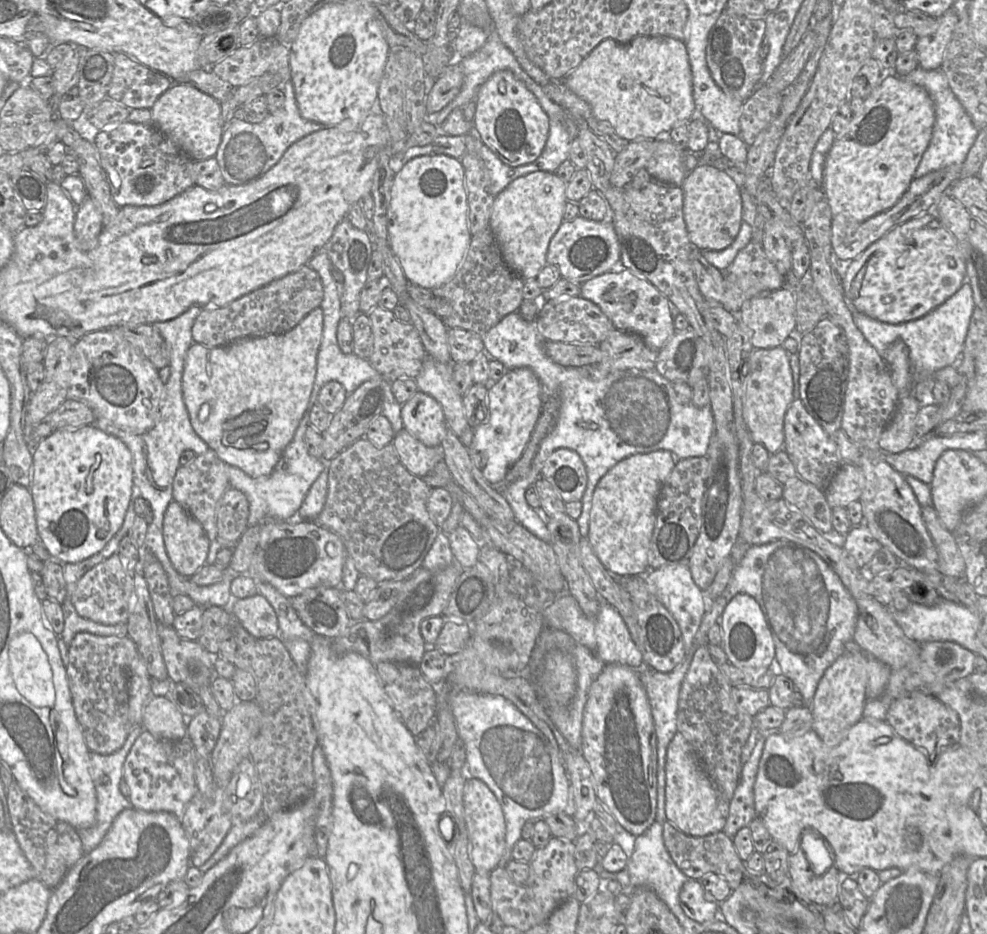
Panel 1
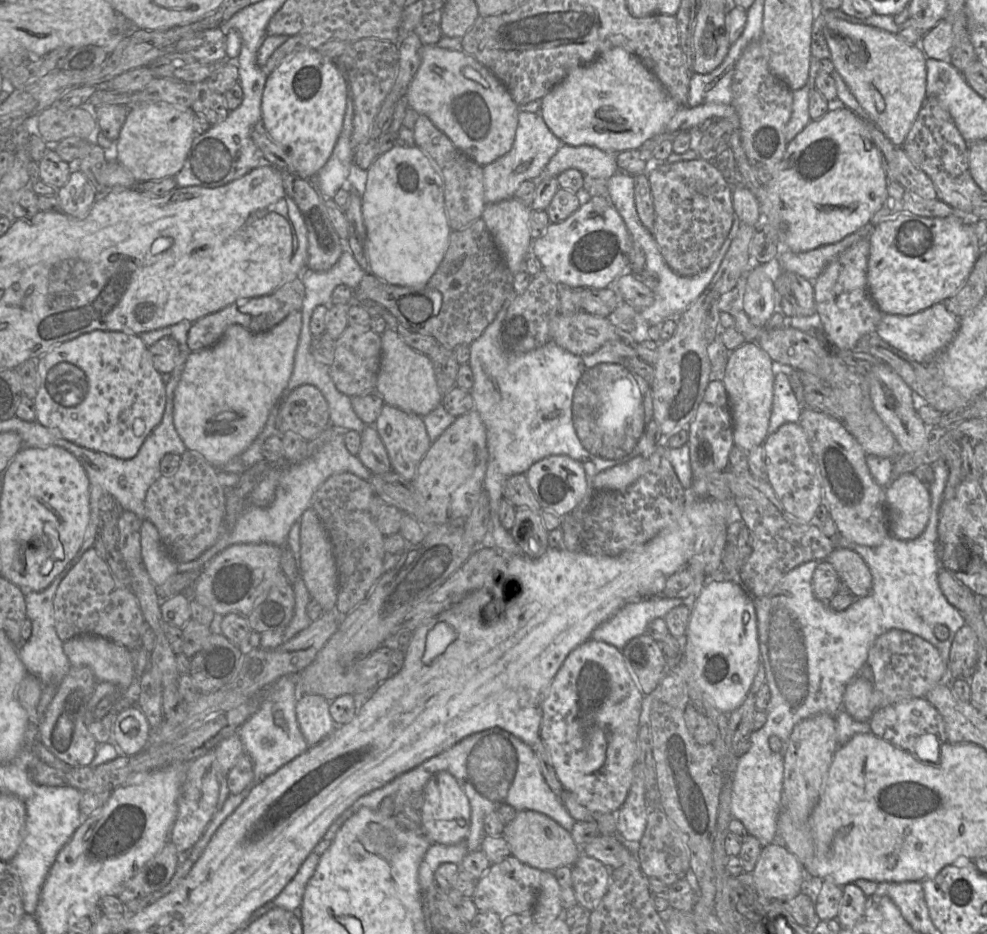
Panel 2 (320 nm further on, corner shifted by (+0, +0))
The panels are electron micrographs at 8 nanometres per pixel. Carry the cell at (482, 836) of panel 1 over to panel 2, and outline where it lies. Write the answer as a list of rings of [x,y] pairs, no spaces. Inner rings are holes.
[[[439,771],[430,777],[422,791],[424,803],[421,811],[421,828],[429,840],[443,845],[466,840],[471,823],[471,807],[455,777],[447,771]]]

